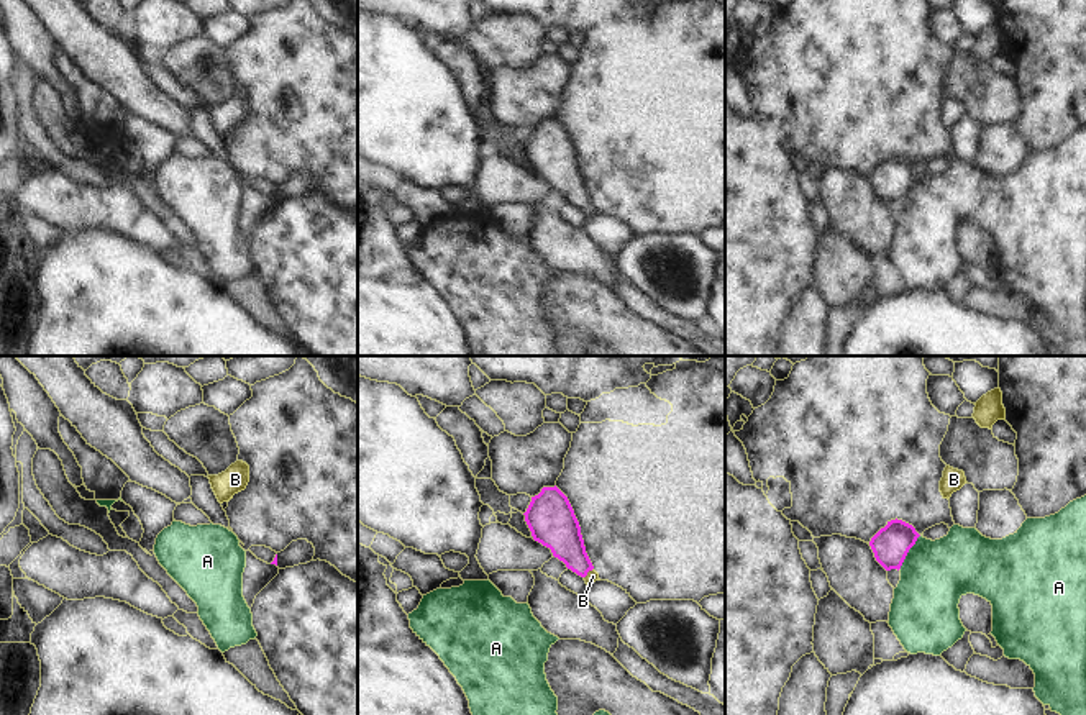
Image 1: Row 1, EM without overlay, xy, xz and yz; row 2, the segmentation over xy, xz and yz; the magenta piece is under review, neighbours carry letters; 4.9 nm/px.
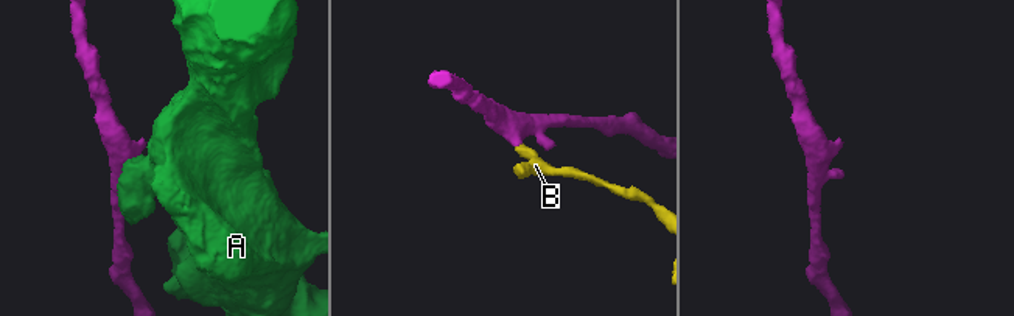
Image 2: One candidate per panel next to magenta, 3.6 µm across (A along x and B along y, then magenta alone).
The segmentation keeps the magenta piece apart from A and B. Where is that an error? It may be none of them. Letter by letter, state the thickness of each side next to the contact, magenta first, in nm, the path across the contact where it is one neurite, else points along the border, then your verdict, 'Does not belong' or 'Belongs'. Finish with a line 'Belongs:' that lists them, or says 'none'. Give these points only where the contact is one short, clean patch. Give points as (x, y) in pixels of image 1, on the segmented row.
A: Thickness 180 nm (magenta) against 340 nm. Boundary: yz (921, 535), (898, 569). Does not belong
B: Thickness 200 nm (magenta) against 60 nm. Path across: xz (558, 530), (576, 560), (588, 571), (593, 576). Belongs
Belongs: B

